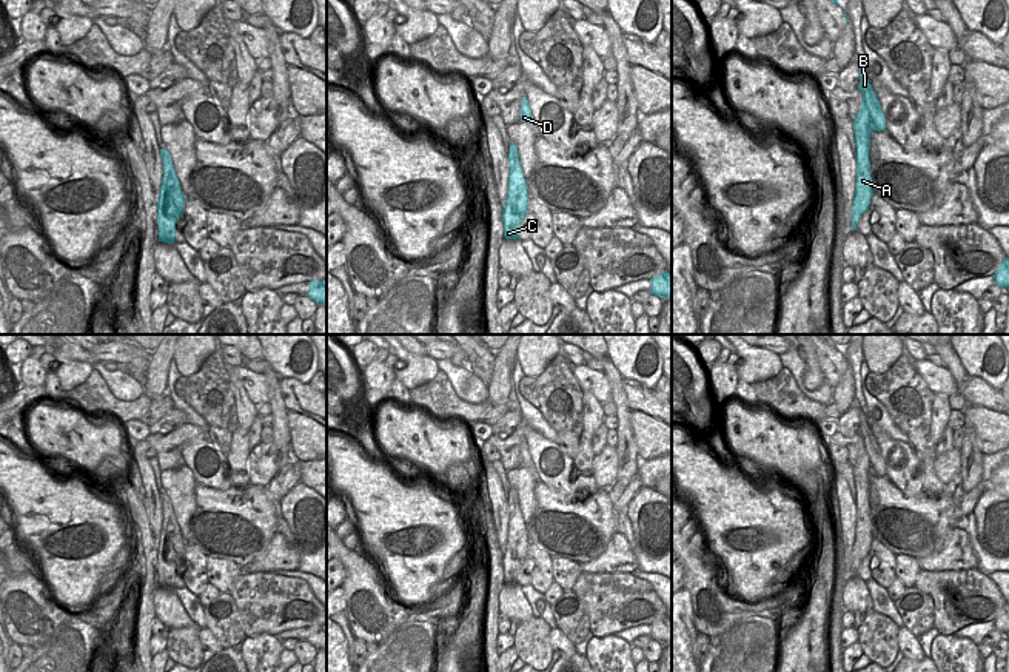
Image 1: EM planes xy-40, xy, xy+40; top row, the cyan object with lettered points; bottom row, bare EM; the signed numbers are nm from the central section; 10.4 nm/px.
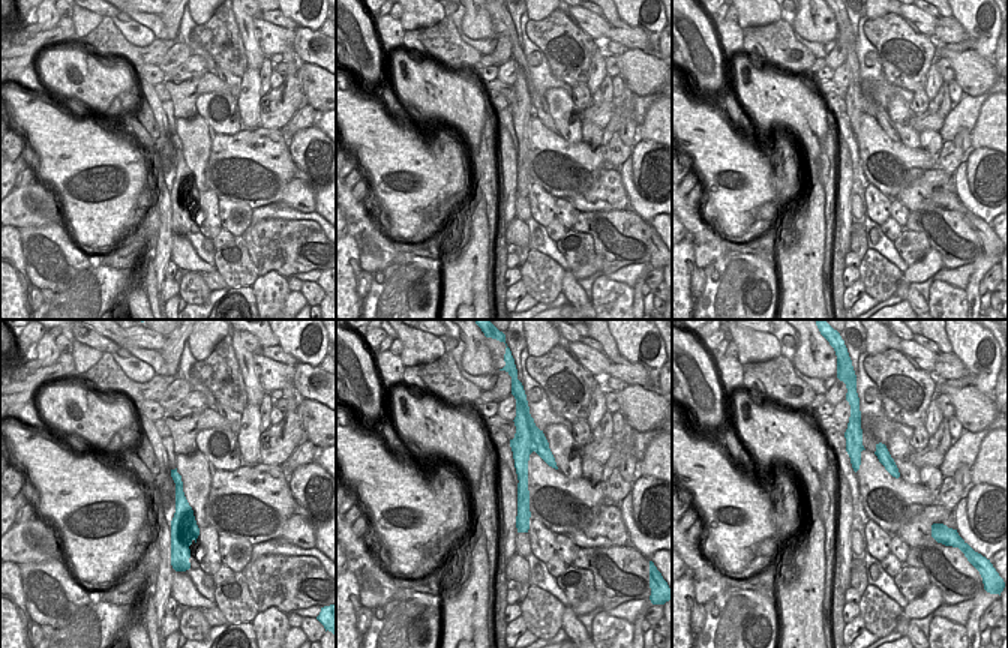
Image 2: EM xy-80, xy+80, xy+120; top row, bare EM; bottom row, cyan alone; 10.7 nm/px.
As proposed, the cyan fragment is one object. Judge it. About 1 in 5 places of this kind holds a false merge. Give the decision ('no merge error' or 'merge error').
merge error

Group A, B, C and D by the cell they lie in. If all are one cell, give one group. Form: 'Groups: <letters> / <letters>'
Groups: A B C / D.

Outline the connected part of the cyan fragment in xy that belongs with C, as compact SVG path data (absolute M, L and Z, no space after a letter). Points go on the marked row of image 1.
M510 140L508 151L510 176L508 176L508 190L507 200L502 210L504 222L504 239L519 239L519 223L527 216L528 205L528 190L524 171L519 162L519 153L516 143Z

